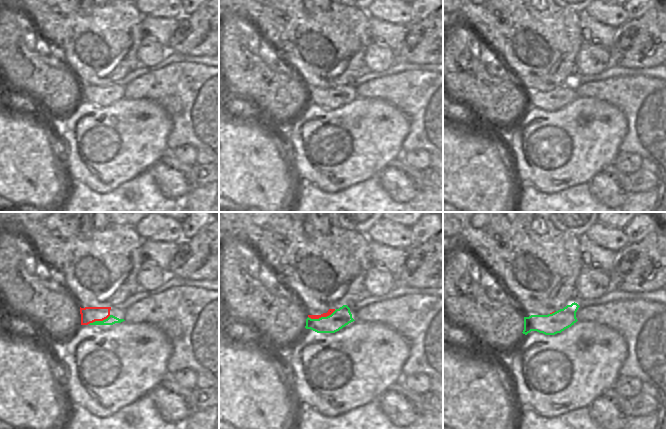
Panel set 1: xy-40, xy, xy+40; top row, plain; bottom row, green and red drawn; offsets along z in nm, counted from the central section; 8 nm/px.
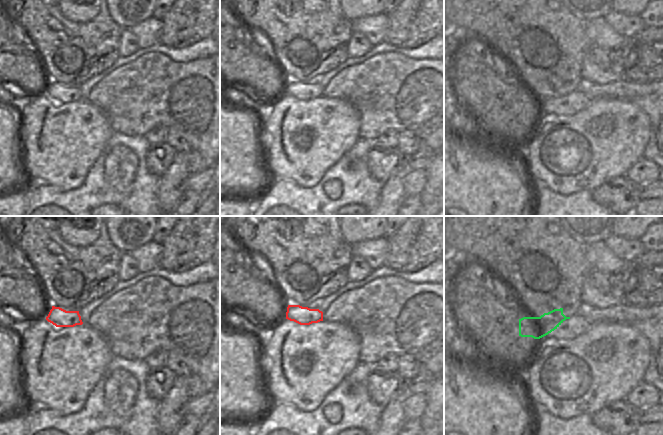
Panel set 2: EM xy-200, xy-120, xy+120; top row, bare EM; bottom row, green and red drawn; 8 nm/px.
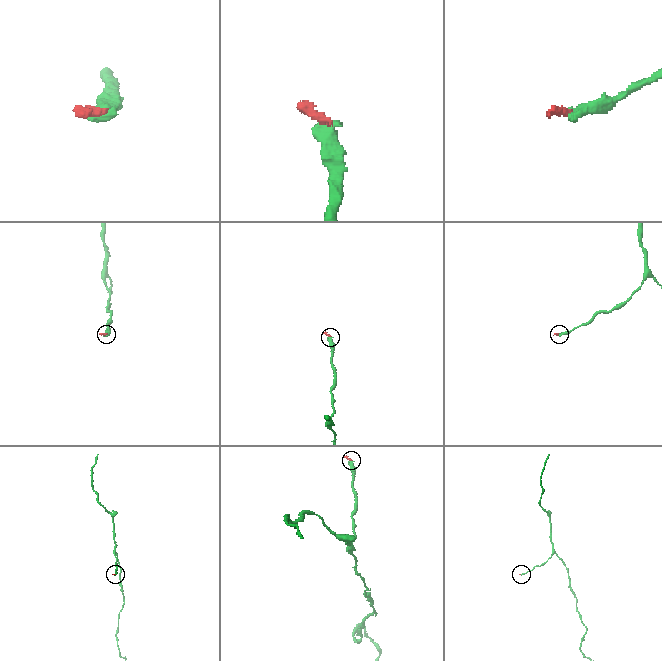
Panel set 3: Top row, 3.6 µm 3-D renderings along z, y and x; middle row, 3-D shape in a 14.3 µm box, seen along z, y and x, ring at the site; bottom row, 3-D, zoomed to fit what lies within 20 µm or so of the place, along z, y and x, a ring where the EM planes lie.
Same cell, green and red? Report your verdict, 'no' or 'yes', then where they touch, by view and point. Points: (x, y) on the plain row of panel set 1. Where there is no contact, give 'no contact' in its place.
yes | xy (321, 93)

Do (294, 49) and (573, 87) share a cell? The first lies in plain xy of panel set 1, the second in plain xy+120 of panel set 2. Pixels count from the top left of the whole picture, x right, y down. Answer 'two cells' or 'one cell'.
two cells

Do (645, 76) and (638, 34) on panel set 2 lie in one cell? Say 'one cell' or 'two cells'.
two cells

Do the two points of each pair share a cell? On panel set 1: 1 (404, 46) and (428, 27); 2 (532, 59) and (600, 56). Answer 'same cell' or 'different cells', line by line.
1: same cell
2: different cells

